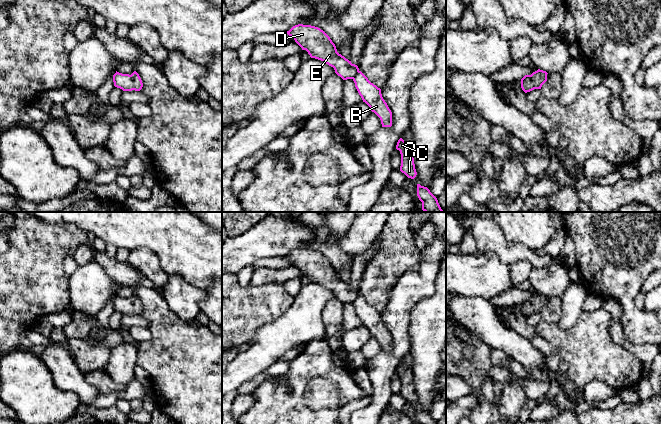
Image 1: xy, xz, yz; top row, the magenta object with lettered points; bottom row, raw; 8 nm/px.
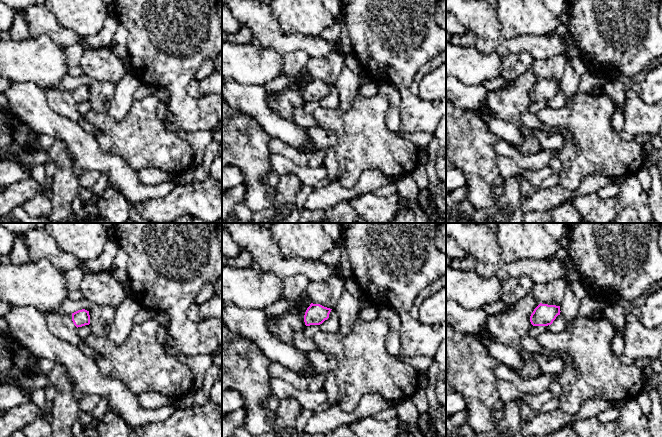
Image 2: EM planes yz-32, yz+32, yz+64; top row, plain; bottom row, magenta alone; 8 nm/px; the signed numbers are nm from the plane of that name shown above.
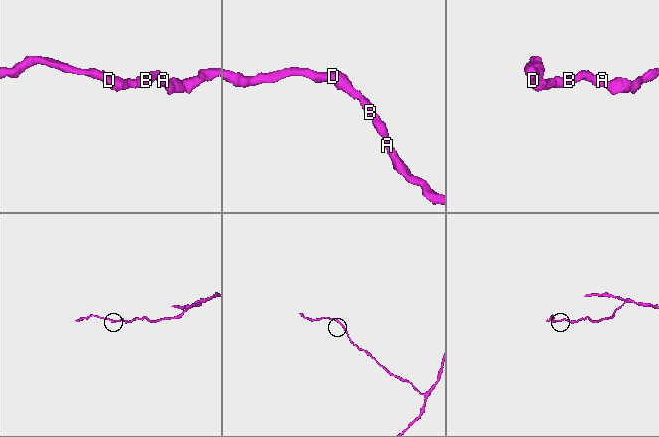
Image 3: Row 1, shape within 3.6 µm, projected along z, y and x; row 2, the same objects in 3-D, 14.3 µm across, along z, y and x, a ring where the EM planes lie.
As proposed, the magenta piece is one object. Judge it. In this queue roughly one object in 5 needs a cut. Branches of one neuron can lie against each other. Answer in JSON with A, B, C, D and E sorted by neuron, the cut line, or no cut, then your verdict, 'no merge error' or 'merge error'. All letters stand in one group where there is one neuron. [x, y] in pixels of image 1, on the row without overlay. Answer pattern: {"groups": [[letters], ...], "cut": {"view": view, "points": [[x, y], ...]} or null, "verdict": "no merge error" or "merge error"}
{"groups": [["A", "B", "C", "D", "E"]], "cut": null, "verdict": "no merge error"}

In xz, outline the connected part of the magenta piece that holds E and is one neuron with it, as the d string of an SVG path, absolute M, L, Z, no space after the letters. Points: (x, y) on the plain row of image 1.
M298 248L286 256L295 266L306 274L311 282L324 285L333 291L343 304L352 303L365 326L381 344L382 351L392 350L392 336L382 321L381 313L371 307L358 290L337 276L335 268L320 252Z

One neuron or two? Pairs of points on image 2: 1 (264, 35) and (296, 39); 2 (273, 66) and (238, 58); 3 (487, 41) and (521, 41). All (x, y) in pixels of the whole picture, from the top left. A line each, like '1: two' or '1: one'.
1: one
2: one
3: one

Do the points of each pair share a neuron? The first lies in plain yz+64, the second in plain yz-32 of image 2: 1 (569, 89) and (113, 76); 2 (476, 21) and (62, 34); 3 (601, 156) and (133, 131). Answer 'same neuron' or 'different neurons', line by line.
1: different neurons
2: same neuron
3: same neuron

